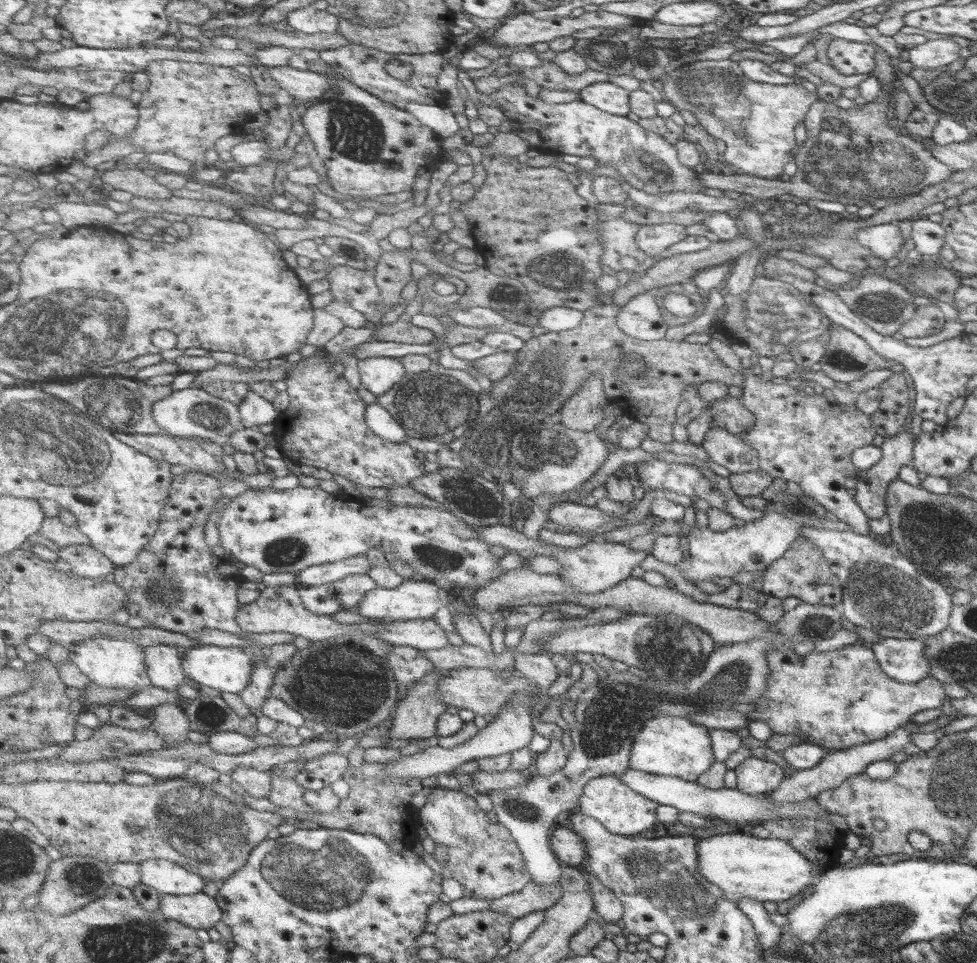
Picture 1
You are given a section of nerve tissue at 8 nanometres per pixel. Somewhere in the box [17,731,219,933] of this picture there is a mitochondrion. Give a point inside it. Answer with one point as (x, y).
(81, 880)

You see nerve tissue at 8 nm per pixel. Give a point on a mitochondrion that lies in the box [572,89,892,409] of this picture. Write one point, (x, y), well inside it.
(645, 159)

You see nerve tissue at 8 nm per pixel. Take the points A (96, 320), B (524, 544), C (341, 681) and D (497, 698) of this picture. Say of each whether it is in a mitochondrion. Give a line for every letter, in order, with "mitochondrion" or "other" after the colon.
A: mitochondrion
B: other
C: mitochondrion
D: mitochondrion

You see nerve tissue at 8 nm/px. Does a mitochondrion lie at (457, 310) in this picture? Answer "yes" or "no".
no

